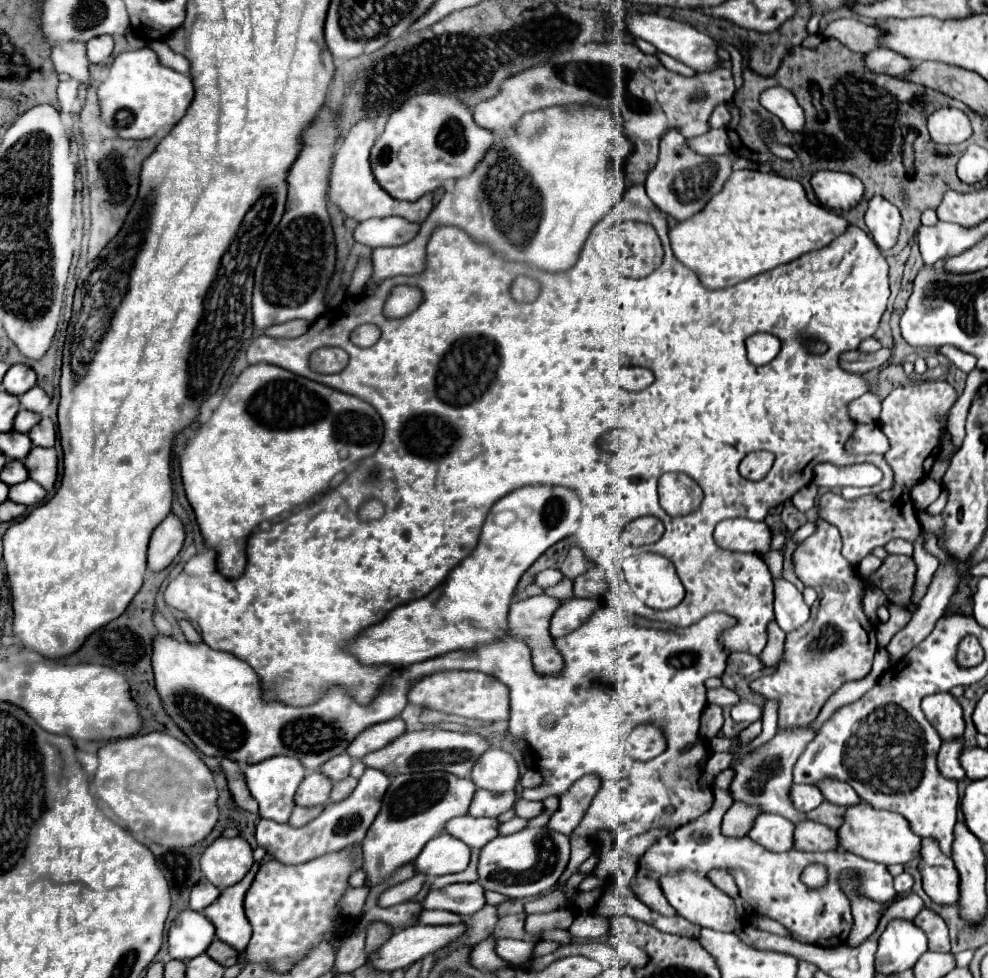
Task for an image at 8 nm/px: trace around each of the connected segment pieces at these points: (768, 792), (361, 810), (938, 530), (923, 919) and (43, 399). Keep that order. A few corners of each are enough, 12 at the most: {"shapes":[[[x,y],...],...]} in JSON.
{"shapes":[[[778,728],[734,764],[732,800],[790,822],[792,768],[816,732]],[[366,768],[310,824],[260,820],[258,844],[302,864],[362,842],[390,778]],[[920,512],[922,528],[930,530],[938,540],[944,536],[942,514],[930,516]],[[924,908],[912,922],[928,936],[930,952],[950,952],[948,928]],[[34,386],[20,398],[20,408],[44,412],[50,404],[48,394]]]}

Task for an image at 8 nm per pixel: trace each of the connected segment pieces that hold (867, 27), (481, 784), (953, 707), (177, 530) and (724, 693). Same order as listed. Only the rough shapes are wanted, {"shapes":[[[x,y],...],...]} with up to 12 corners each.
{"shapes":[[[860,18],[828,24],[836,38],[852,52],[878,48],[878,30]],[[492,746],[470,778],[492,792],[514,790],[520,772],[510,752]],[[952,694],[922,700],[942,740],[964,734],[962,708]],[[168,514],[148,544],[148,568],[162,572],[184,542],[184,526]],[[720,686],[708,690],[708,704],[732,706],[740,702],[734,690]]]}

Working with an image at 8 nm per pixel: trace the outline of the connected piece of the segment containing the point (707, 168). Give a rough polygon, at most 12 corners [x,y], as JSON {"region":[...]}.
{"region":[[670,128],[646,194],[686,220],[722,190],[736,154],[696,156]]}

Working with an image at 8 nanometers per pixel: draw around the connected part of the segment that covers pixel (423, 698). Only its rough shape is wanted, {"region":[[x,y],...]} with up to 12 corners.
{"region":[[438,672],[410,704],[498,722],[508,688],[484,672]]}

